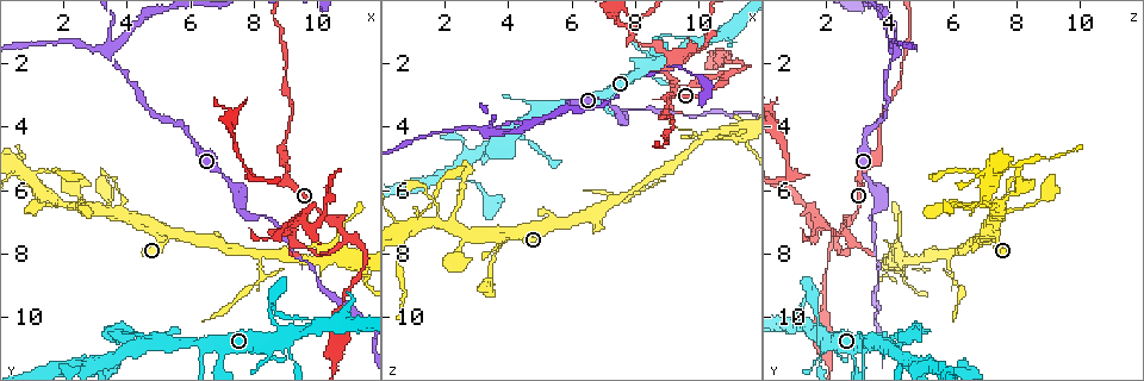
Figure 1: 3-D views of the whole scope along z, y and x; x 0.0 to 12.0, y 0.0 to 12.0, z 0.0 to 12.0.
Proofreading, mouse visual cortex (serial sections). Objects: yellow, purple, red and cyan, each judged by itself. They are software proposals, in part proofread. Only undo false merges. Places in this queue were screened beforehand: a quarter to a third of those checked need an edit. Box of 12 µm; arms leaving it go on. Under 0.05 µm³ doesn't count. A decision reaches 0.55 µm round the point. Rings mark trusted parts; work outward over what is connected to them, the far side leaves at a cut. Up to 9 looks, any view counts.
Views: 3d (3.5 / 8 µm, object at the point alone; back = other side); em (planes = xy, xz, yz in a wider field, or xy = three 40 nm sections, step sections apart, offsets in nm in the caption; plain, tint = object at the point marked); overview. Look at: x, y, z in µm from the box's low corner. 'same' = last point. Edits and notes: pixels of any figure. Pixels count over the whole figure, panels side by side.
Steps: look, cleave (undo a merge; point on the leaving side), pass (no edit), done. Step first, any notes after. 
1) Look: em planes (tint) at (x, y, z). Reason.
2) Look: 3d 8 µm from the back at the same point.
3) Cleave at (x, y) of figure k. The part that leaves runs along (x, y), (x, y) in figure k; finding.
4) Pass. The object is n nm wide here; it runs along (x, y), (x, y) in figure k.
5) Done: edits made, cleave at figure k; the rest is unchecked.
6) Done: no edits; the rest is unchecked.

Look: 3d 3.5 µm at (7.8, 6.9, 3.5). Calibre changes.

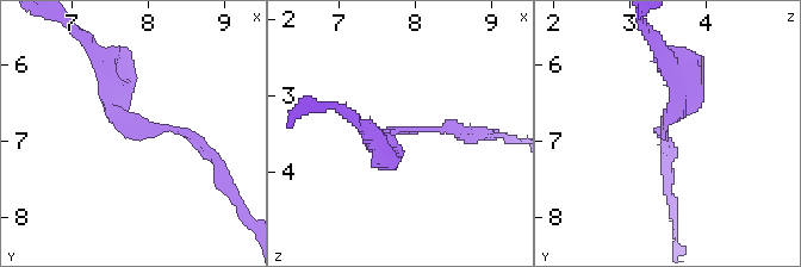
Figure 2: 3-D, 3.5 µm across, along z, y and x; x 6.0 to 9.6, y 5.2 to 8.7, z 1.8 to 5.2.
Look: em xy step 5 (tint) at (7.90, 6.85, 3.50). Shape alone is not enough.

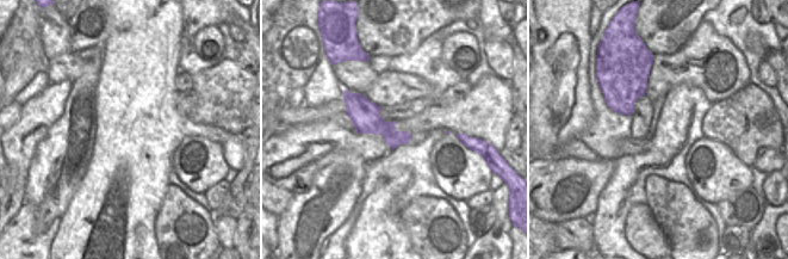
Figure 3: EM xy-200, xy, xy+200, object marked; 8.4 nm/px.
Pass. It runs along (346, 96), (394, 137), (408, 137) in figure 3; all the same cell.

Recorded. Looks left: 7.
Look: 3d 3.5 µm at (9.0, 4.2, 3.6). A narrow waist.

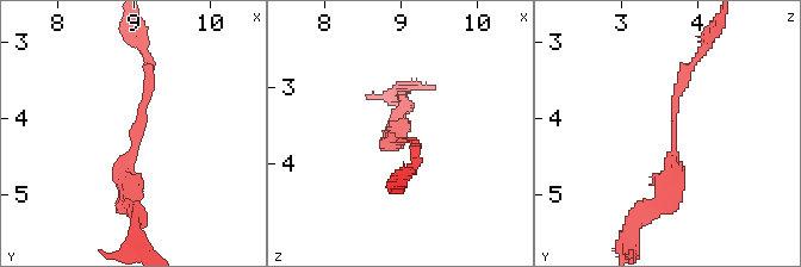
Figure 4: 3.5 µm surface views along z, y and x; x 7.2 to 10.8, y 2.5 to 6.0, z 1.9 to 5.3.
Look: em planes (tint) at (9.00, 4.20, 3.70). Need the tissue.

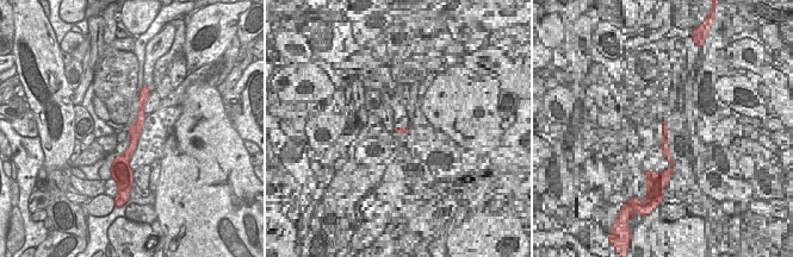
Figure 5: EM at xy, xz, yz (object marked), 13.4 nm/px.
Pass. The arms are 150, 250 nm wide; it runs along (657, 206), (675, 177), (675, 97), (696, 60) in figure 4; one cell here.

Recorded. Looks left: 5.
Look: 3d 8 µm at (3.5, 1.6, 4.2). Sudden change in width.

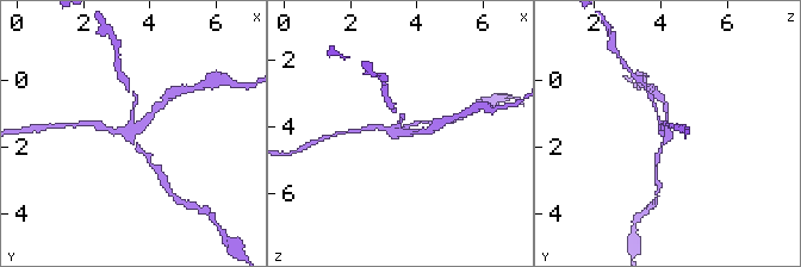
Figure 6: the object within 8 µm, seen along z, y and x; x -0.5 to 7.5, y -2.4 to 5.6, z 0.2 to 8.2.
Look: em planes (tint) at (3.4, 1.6, 4.1). 4 arms meet here; the arms are 100, 150, 150, 150 nm wide.

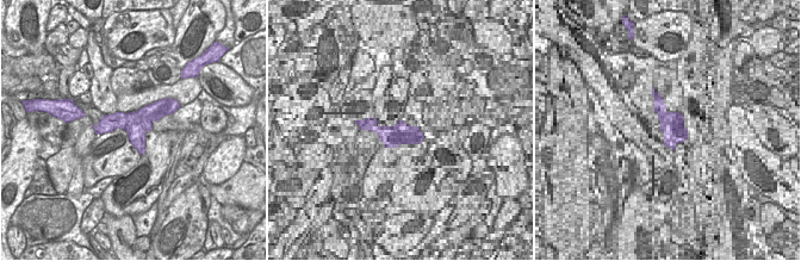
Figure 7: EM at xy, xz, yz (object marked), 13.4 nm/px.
Cleave at (100, 126) of figure 6. The part that leaves runs along (132, 131), (165, 101) in figure 6; two cells meet here.

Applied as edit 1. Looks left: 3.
Look: 3d 8 µm at (5.5, 7.3, 7.0).

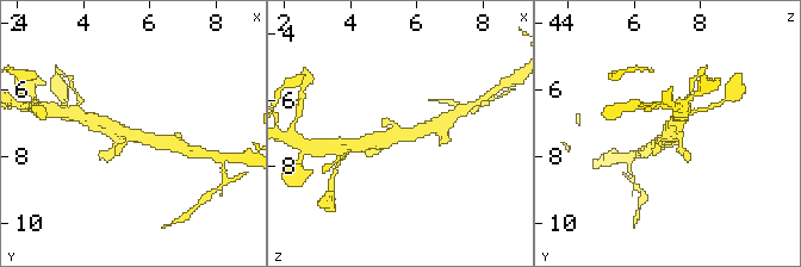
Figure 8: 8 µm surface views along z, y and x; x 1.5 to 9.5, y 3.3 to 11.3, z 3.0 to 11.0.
Look: em xy step 5 (tint) at (5.5, 7.4, 7.1). Shape alone is not enough.

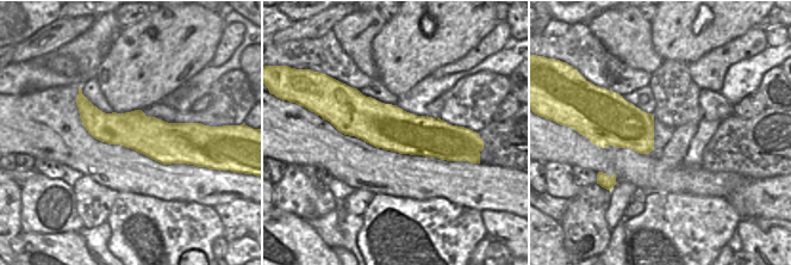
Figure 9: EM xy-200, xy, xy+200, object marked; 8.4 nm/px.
Pass. It runs along (379, 148), (395, 136), (432, 126) in figure 8; all the same cell.

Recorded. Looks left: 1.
Done: edits made, cleave at figure 6; the rest is unchecked.

